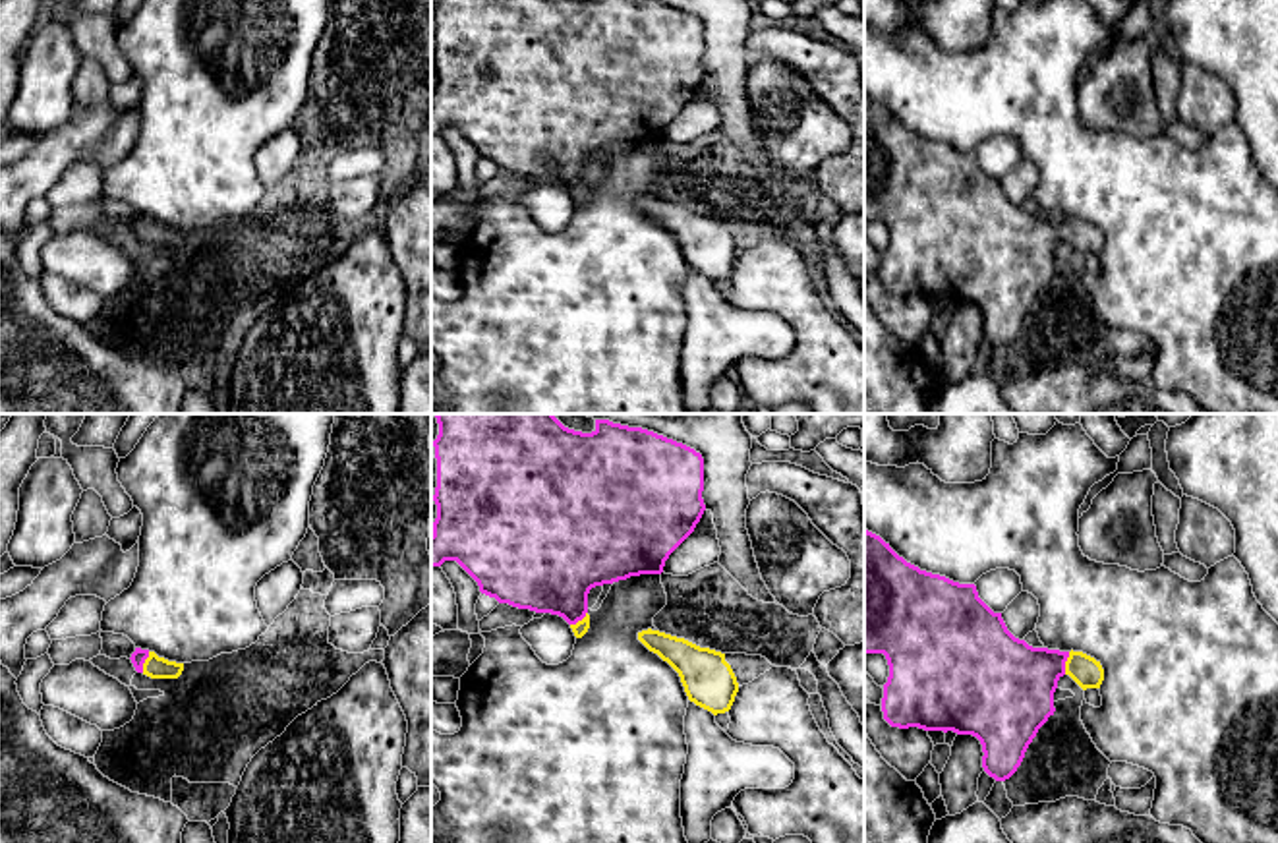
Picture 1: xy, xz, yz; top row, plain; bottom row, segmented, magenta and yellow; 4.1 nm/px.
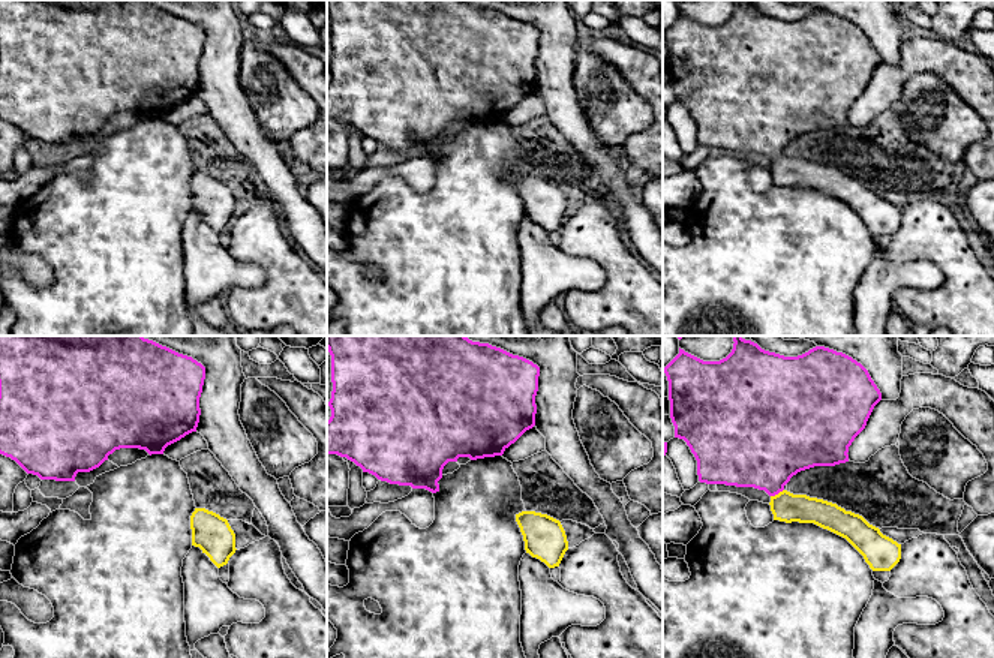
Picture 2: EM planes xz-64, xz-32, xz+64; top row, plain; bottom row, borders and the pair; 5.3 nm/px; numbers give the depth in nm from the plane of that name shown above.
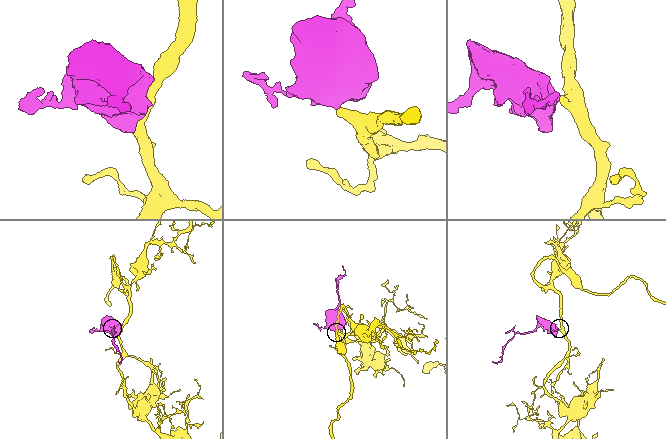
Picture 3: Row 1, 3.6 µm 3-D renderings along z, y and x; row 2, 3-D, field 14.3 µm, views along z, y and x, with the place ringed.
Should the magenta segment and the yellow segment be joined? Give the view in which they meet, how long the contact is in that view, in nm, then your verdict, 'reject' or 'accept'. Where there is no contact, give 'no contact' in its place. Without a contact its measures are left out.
meets magenta in yz; contact 100 nm long; accept

